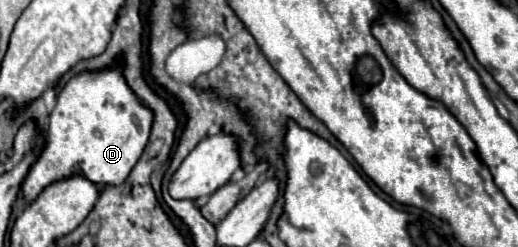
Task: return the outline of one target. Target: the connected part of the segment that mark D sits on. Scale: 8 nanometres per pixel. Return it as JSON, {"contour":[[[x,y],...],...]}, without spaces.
{"contour":[[[114,64],[112,68],[106,68],[100,72],[82,72],[74,76],[58,94],[56,106],[50,112],[50,124],[46,130],[44,148],[38,160],[30,166],[20,188],[20,196],[24,198],[26,204],[30,204],[52,182],[66,180],[80,172],[84,178],[88,178],[96,186],[120,186],[130,174],[132,166],[138,162],[148,142],[150,126],[152,126],[152,112],[146,106],[142,106],[142,102],[136,98],[136,94],[132,94],[132,90],[128,90],[120,64]]]}

